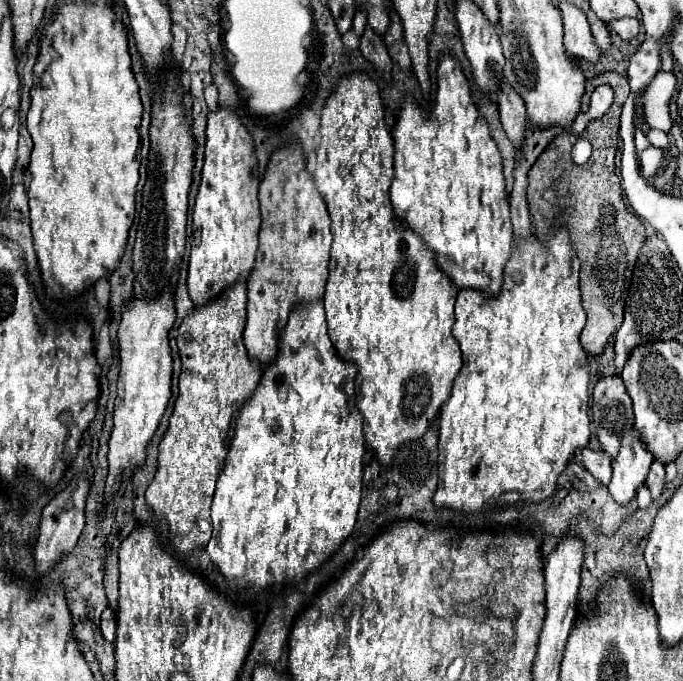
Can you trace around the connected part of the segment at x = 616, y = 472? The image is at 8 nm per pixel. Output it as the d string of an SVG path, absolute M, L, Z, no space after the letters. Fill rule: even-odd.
M636 430L622 438L622 448L618 458L612 462L612 482L608 490L618 504L628 504L638 488L646 482L652 464L652 454L642 444Z

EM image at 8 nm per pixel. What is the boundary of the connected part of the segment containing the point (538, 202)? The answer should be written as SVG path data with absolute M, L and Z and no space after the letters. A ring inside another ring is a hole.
M604 72L598 78L588 80L582 98L582 112L588 110L590 94L594 92L594 88L604 82L608 82L616 90L612 108L602 118L590 120L582 134L558 134L528 172L528 206L538 240L546 242L546 238L550 238L556 230L566 228L570 242L578 252L578 258L582 260L580 292L588 322L582 330L580 344L592 358L604 352L606 344L614 340L614 334L624 320L630 276L640 248L646 242L644 224L630 212L628 204L624 202L622 182L616 176L618 120L622 104L626 102L626 96L630 92L628 80L618 72ZM578 138L586 138L592 144L592 156L584 166L578 166L570 156L570 150Z

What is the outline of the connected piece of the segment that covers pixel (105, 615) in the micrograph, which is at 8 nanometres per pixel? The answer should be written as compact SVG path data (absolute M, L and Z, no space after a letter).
M110 608L102 612L102 634L108 642L116 640L116 614Z

